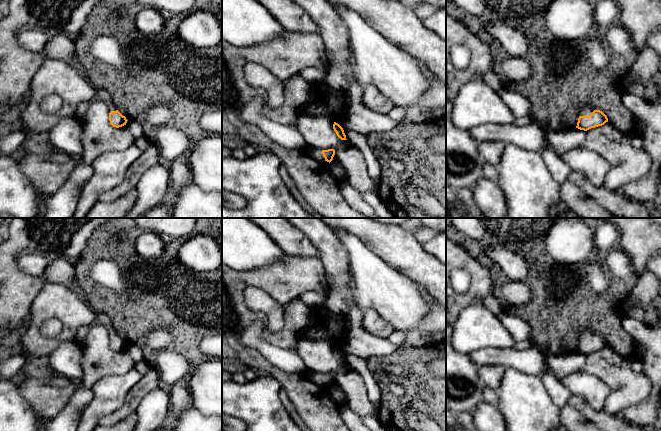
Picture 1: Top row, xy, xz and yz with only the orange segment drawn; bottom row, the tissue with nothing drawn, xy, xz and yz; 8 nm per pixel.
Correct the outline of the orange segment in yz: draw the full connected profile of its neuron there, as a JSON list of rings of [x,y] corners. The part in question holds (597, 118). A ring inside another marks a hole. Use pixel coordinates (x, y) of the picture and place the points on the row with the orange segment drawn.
[[[585,105],[581,107],[576,128],[587,131],[591,128],[602,126],[606,122],[608,122],[608,118],[602,111]]]

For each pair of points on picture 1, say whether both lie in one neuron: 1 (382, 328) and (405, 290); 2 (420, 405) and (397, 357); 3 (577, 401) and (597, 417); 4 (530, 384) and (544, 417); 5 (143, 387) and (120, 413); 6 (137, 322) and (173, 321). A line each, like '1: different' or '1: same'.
1: different
2: same
3: same
4: same
5: same
6: same

